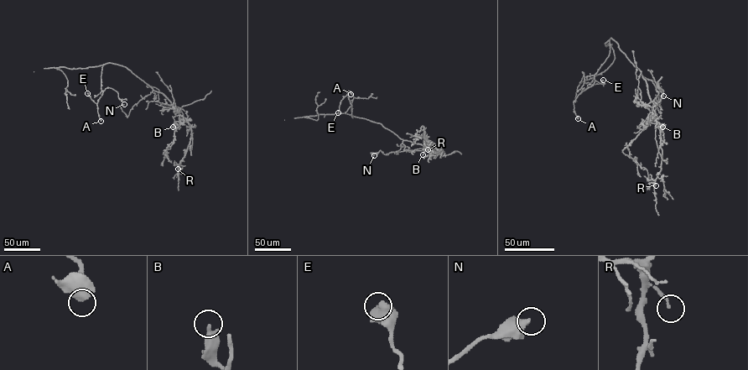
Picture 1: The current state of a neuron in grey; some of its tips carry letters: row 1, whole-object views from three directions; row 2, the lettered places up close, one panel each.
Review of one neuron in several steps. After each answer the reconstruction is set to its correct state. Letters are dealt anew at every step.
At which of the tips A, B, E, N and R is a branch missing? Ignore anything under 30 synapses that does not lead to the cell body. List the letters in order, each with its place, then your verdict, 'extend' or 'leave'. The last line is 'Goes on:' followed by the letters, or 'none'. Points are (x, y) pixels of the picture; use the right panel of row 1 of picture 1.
A: (578, 118) | leave
B: (662, 127) | leave
E: (603, 80) | leave
N: (663, 96) | leave
R: (656, 185) | leave
Goes on: none

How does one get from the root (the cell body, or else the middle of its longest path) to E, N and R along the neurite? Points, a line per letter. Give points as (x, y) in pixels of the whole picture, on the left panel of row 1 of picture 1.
E: (134, 74), (124, 66), (105, 64), (101, 76), (101, 96), (96, 103), (87, 93)
N: (134, 74), (153, 90), (132, 106), (127, 117), (121, 106), (124, 104)
R: (134, 74), (153, 90), (161, 92), (189, 125), (191, 138), (178, 169)

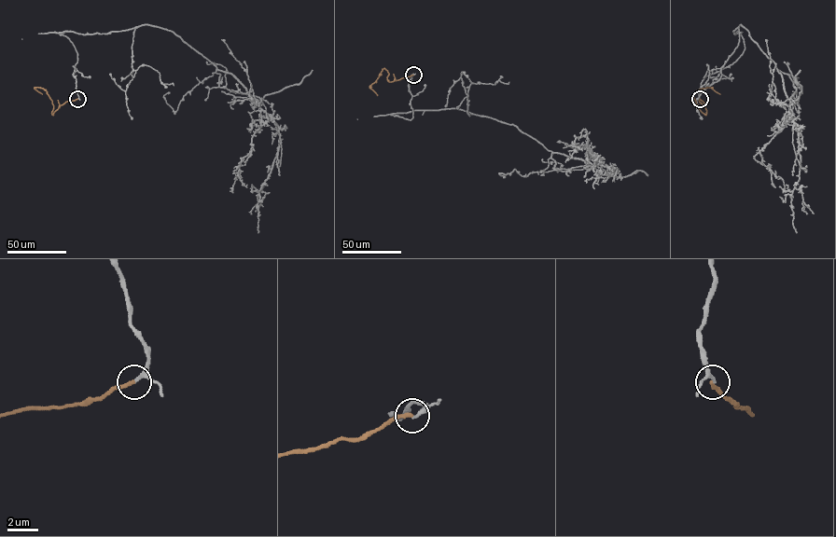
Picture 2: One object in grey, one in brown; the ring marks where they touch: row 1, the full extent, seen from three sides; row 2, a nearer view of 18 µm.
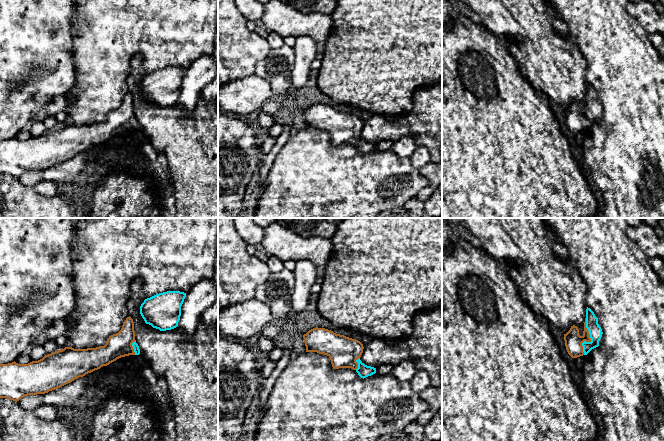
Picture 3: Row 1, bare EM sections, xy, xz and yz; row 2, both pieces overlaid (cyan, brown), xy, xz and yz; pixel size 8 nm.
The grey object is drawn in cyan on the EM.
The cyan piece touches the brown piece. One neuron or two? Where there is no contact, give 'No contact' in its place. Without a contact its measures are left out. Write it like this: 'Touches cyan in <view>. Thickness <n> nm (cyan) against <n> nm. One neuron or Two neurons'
Touches cyan in yz. Thickness 110 nm (cyan) against 140 nm. One neuron

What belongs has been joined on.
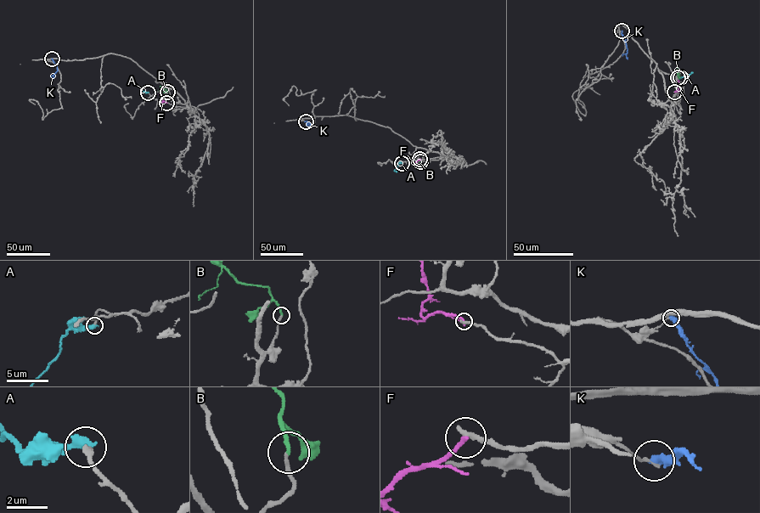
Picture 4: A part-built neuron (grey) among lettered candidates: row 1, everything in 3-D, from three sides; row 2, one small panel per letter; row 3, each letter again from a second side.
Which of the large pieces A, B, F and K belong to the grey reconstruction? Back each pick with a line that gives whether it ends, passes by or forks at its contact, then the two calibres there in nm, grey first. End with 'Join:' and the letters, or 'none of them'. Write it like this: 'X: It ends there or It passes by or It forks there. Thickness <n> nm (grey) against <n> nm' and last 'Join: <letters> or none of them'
A: It ends there. Thickness 200 nm (grey) against 440 nm
B: It ends there. Thickness 180 nm (grey) against 200 nm
Join: A, B

